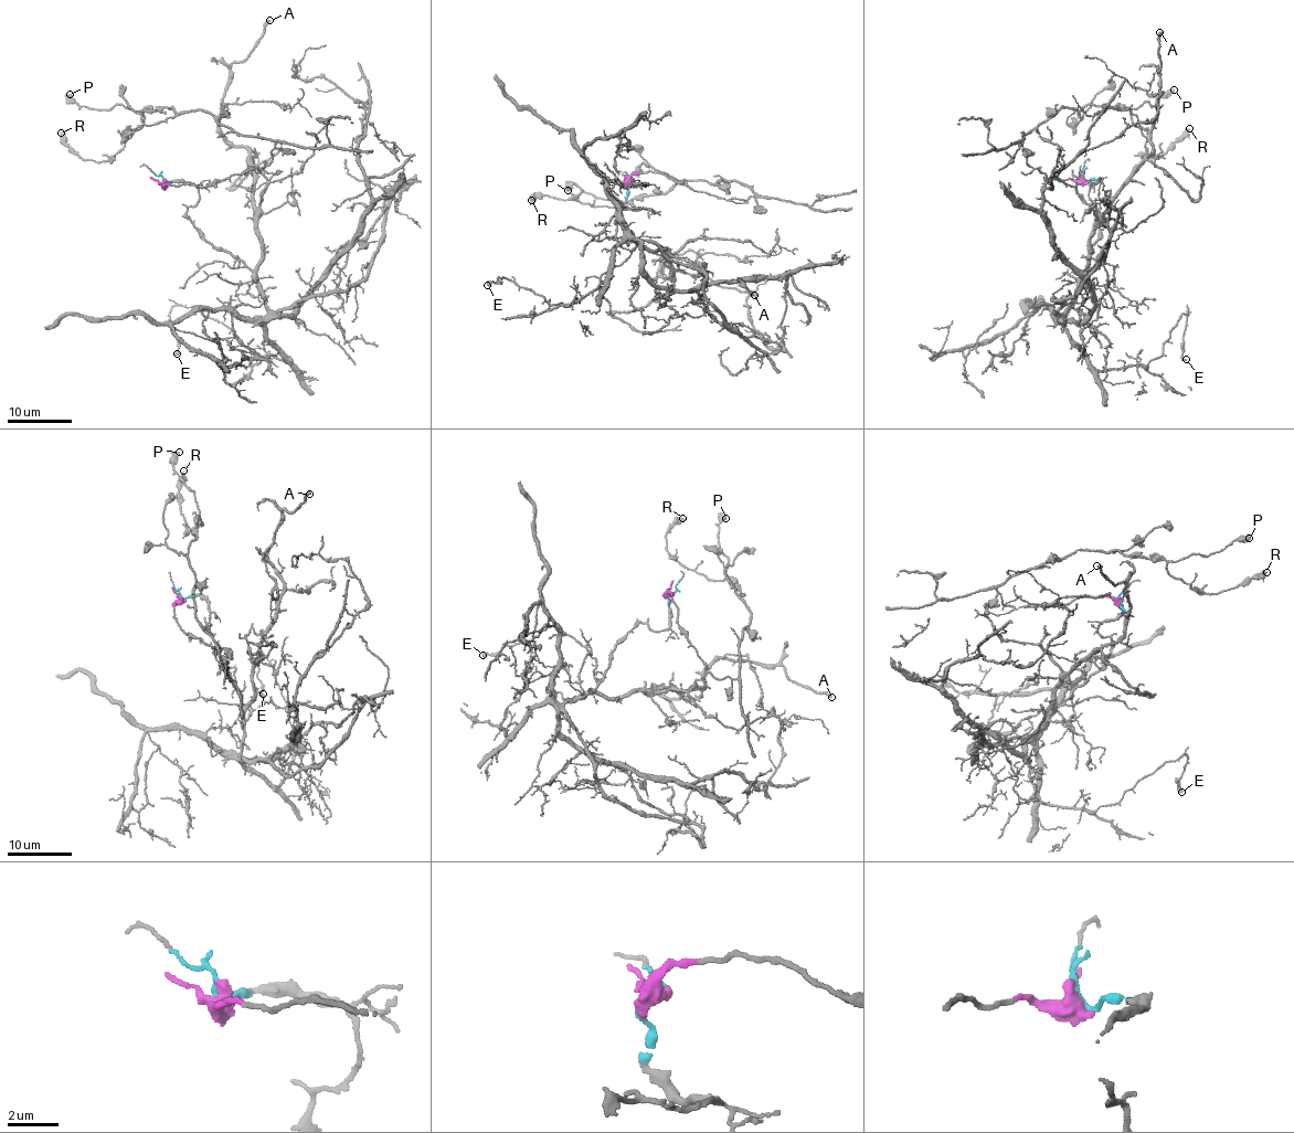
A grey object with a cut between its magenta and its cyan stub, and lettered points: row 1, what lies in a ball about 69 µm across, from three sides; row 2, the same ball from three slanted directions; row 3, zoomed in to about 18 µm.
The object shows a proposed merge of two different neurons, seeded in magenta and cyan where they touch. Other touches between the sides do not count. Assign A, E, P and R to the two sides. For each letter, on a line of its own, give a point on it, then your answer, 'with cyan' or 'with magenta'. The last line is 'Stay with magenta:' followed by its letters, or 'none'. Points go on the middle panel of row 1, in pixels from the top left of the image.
A: (754, 295) | with cyan
E: (487, 285) | with cyan
P: (568, 190) | with magenta
R: (531, 200) | with magenta
Stay with magenta: P, R

